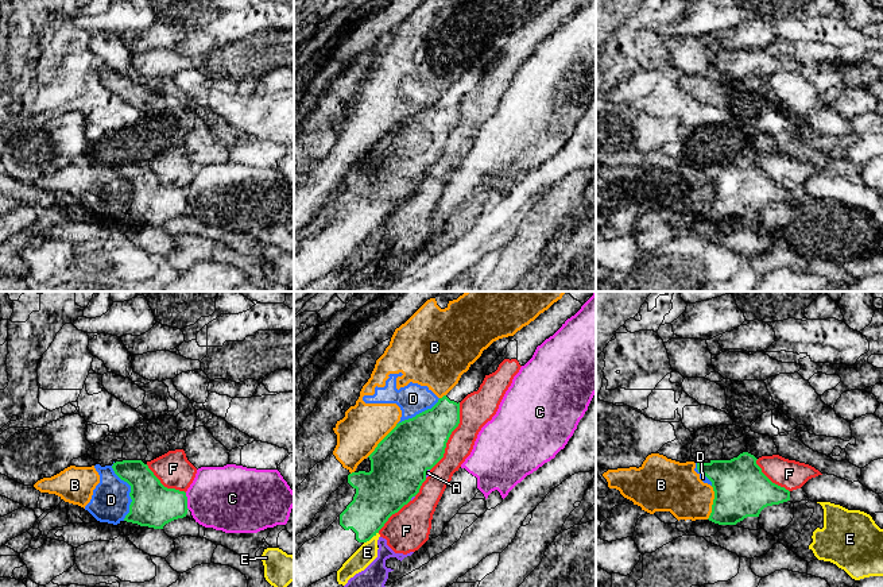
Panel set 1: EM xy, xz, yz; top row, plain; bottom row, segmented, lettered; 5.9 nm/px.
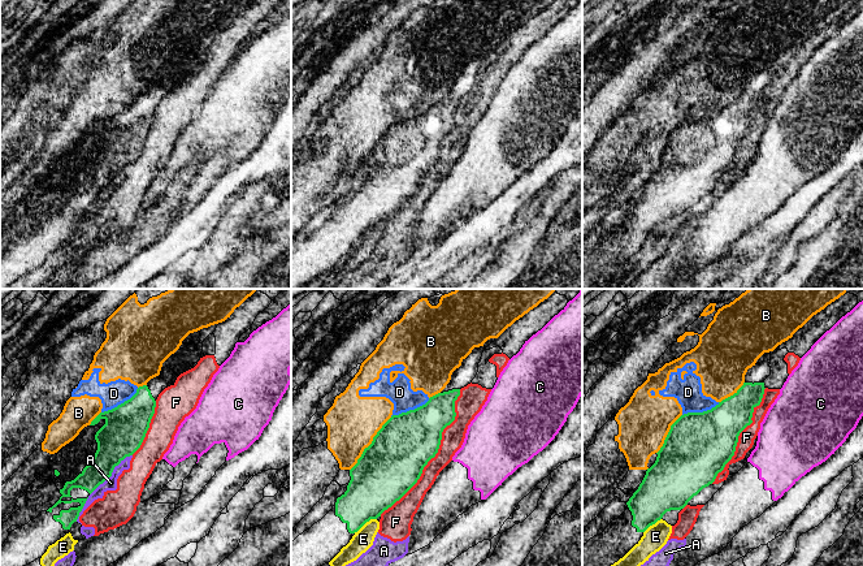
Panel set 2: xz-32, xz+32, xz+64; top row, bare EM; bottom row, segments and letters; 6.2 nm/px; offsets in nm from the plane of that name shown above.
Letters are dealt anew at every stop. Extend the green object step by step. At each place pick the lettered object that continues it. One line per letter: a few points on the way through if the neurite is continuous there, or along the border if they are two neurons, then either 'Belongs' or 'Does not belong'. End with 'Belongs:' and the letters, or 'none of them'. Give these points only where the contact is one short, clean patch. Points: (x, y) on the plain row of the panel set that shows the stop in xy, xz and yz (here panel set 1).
A: Does not belong
B: Does not belong
C: Does not belong
D: Boundary: xy (113, 159), (112, 168), (130, 184), (131, 201), (124, 217). Does not belong
E: Boundary: xz (378, 230), (364, 240). Does not belong
F: Does not belong
Belongs: none of them

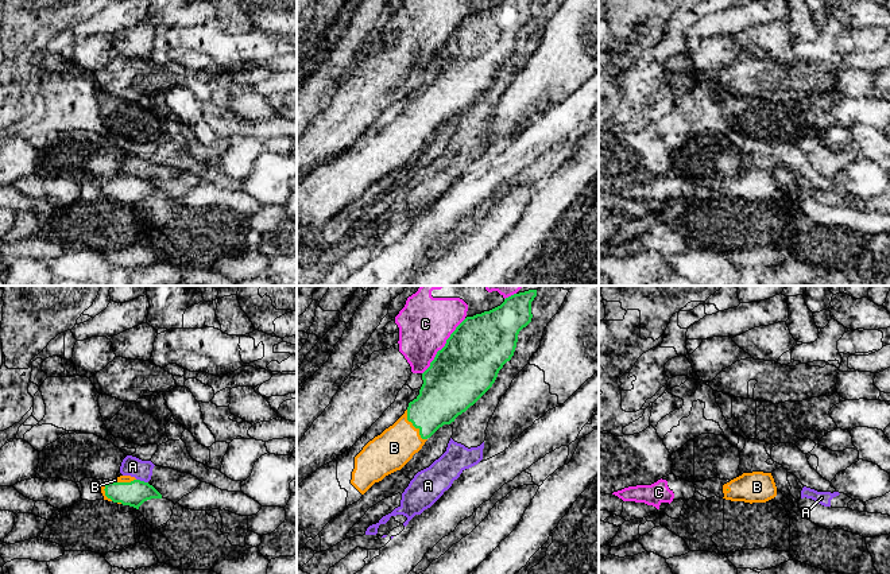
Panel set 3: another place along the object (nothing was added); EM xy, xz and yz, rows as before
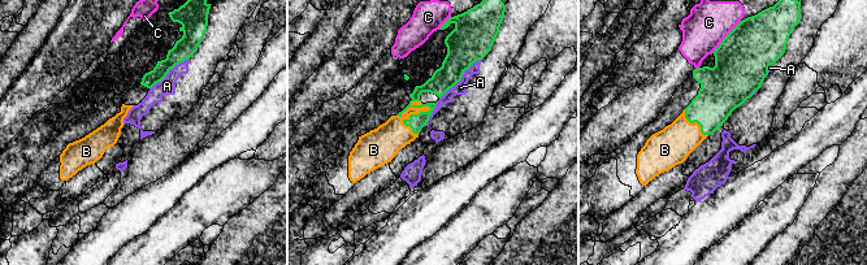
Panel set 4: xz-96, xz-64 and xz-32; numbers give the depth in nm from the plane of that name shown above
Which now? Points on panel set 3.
A: Does not belong
B: Path across: xz (442, 94), (414, 124), (394, 146). Belongs
C: Does not belong
Belongs: B

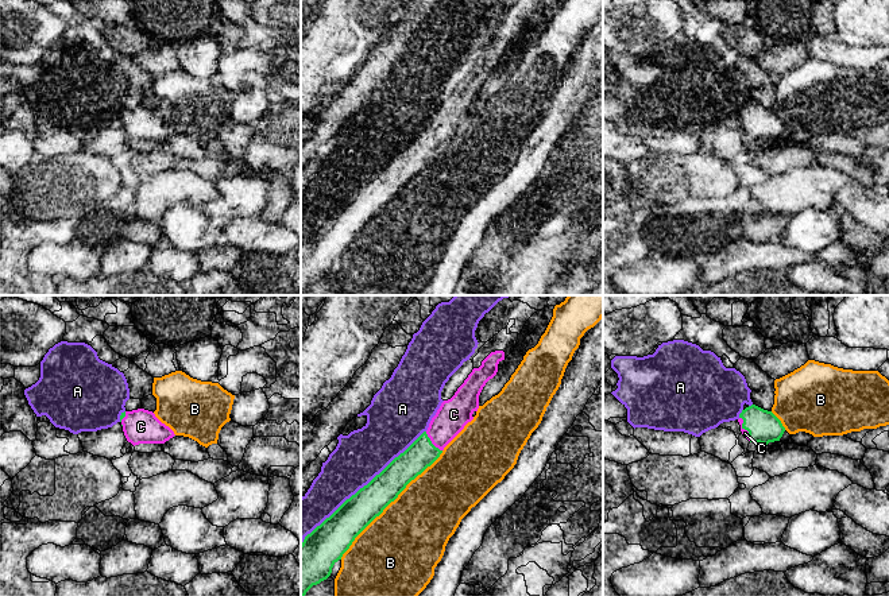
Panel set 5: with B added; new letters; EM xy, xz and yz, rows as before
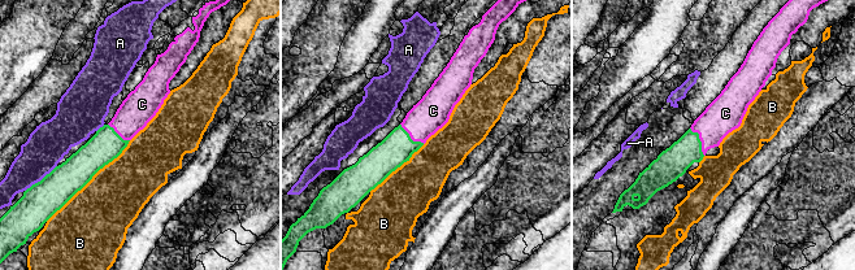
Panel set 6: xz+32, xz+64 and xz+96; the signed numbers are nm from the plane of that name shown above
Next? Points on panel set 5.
A: Does not belong
B: Does not belong
C: Path across: xz (421, 151), (431, 140), (453, 112). Belongs
Belongs: C

